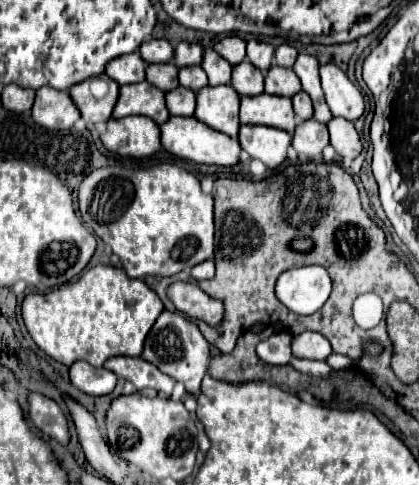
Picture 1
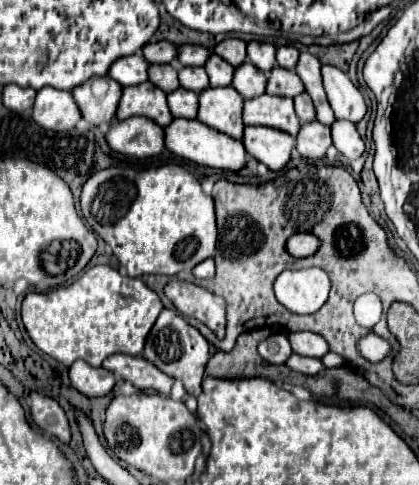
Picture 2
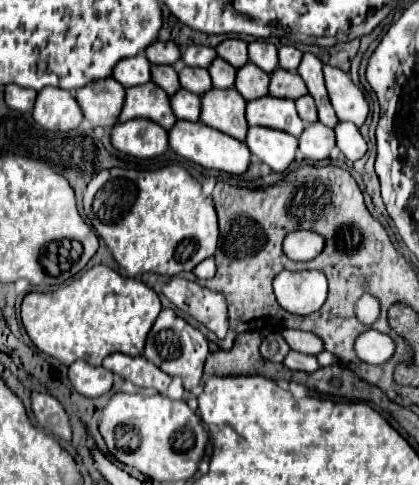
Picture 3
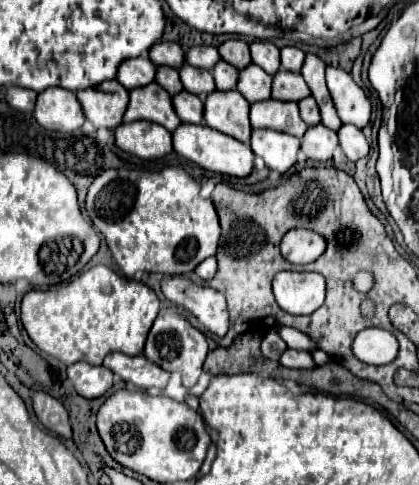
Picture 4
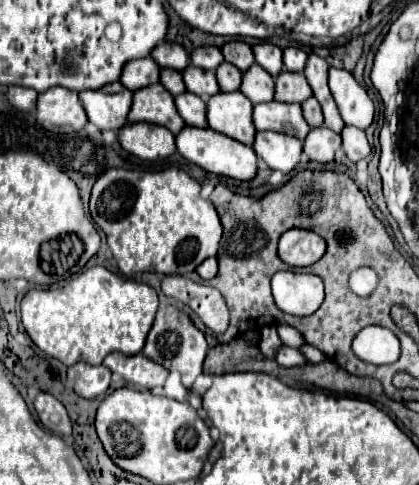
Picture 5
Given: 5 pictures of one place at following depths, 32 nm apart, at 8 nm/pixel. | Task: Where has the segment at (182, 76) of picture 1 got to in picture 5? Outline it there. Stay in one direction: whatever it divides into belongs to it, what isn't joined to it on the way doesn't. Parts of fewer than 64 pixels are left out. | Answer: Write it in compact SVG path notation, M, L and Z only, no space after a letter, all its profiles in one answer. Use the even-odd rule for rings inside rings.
M190 66L190 68L186 68L186 72L182 72L182 76L184 76L184 84L186 84L188 92L192 92L200 98L208 98L208 96L214 96L220 92L214 70L208 72L204 68Z

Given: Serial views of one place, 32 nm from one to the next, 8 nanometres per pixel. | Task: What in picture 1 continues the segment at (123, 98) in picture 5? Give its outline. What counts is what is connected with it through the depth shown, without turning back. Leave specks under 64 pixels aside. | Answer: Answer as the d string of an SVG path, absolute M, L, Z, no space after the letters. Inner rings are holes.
M104 73L84 80L84 84L76 84L76 88L70 88L68 92L86 122L102 124L112 116L120 96L118 90L120 86Z

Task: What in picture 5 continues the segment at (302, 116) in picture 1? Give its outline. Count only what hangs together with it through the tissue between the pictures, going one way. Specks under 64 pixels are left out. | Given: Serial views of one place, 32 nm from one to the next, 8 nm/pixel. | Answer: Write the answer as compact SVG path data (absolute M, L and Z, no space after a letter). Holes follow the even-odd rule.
M308 98L308 100L302 104L302 110L304 110L304 118L306 118L306 122L310 124L310 128L320 128L320 126L324 126L322 108L320 108L320 104L318 104L316 98Z

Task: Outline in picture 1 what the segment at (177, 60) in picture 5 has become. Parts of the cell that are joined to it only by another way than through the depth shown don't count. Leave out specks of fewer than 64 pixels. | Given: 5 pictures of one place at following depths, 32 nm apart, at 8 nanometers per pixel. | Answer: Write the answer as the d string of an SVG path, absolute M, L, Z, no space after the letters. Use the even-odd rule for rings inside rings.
M148 40L140 46L140 54L148 64L170 62L174 58L174 48L168 40Z

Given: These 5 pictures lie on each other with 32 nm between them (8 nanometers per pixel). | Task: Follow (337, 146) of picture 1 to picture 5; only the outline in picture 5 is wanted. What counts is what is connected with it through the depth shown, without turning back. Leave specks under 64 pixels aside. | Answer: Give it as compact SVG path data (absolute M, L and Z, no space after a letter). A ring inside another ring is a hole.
M346 126L344 132L342 132L342 148L352 162L366 158L372 150L368 140L366 140L364 130L358 130L358 128L352 128L352 126Z

